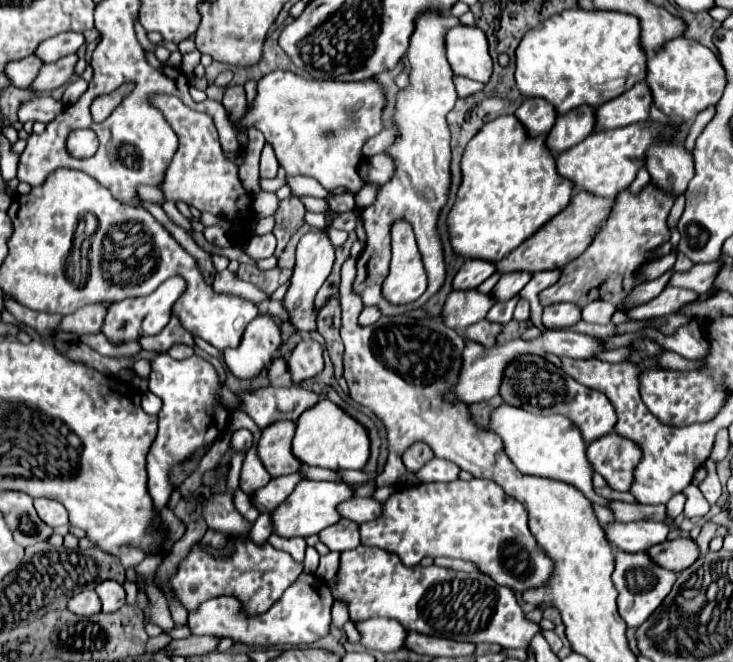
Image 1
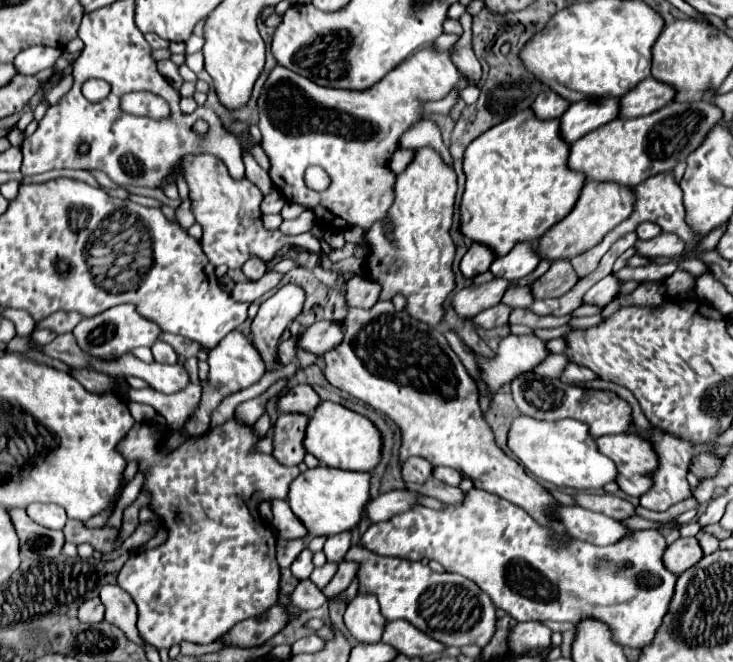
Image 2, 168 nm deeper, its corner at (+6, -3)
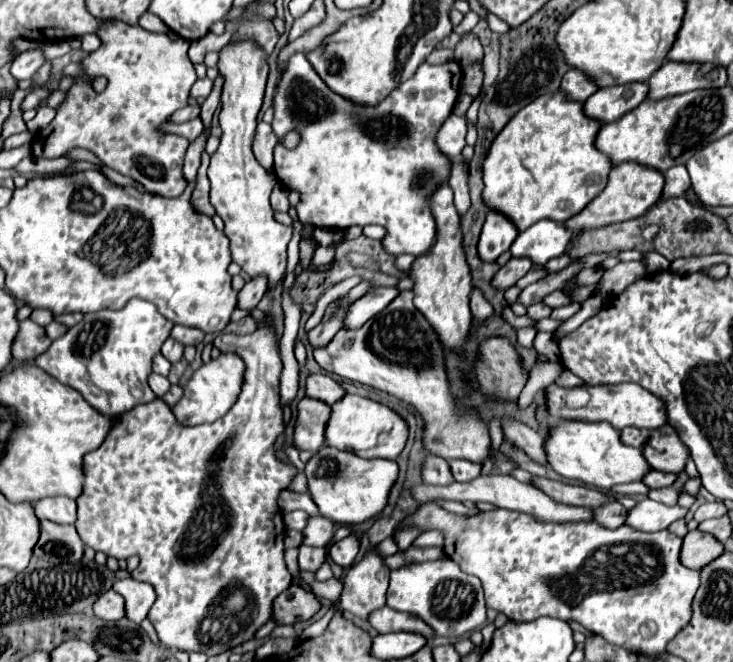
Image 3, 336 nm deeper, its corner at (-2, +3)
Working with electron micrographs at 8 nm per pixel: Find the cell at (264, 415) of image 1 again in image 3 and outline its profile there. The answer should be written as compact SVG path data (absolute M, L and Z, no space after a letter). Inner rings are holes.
M316 373L316 375L310 375L306 379L306 395L314 397L314 399L320 399L320 401L324 401L328 405L334 405L336 401L340 401L346 395L346 391L330 375Z

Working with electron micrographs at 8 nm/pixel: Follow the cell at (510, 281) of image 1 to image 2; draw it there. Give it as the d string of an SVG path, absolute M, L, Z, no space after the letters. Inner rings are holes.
M518 243L508 255L494 259L490 271L494 273L494 277L506 279L510 283L524 275L530 275L540 263L538 255L532 249L532 243Z

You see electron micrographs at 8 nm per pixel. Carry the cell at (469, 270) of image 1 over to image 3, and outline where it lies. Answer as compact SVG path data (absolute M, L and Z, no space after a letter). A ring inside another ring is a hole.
M488 213L482 227L478 253L484 261L496 261L498 255L510 249L516 237L518 229L512 225L512 221L508 221L508 217L500 217L500 213Z

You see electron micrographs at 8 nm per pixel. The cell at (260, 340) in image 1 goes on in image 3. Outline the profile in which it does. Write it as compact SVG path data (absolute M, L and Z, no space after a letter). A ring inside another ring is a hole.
M232 353L220 355L216 361L210 361L202 365L198 371L194 371L192 379L184 387L182 399L172 407L172 413L180 425L202 425L212 423L220 419L236 401L240 387L242 387L242 373L244 373L244 361Z

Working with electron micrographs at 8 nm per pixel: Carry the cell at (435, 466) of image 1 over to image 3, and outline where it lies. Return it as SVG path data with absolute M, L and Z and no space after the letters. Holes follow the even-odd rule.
M452 459L450 469L452 469L452 475L456 481L472 481L474 477L478 477L482 473L480 463L472 463L472 461L464 461L464 459Z

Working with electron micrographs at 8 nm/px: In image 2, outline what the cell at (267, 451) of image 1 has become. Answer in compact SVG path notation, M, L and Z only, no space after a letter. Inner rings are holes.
M282 413L276 419L274 435L272 435L272 443L274 443L272 457L280 465L292 467L304 461L306 451L302 447L302 439L304 439L306 425L308 425L308 417L298 413L288 413L288 415Z

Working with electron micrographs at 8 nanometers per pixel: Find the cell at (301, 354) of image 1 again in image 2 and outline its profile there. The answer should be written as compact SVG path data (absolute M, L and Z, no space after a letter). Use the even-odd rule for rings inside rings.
M316 321L312 327L300 333L296 347L304 351L312 351L314 355L324 355L332 347L336 347L344 337L344 329L340 323Z

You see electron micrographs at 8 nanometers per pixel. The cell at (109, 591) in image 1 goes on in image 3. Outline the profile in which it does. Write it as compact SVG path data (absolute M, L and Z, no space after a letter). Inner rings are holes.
M120 579L114 583L112 587L116 593L120 593L126 601L126 617L134 623L142 623L142 619L146 619L150 607L156 601L156 593L154 587L136 579Z

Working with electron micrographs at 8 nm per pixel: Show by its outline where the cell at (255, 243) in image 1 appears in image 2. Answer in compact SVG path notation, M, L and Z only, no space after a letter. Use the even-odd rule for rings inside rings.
M252 257L252 259L248 259L248 263L244 263L242 271L244 271L244 275L246 275L248 279L258 281L258 279L268 271L268 263L264 263L264 259Z

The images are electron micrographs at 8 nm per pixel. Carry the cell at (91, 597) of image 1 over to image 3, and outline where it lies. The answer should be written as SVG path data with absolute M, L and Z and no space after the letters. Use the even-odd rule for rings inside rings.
M110 589L94 603L94 613L96 613L96 617L100 617L104 621L118 621L118 619L126 617L124 599L116 591Z

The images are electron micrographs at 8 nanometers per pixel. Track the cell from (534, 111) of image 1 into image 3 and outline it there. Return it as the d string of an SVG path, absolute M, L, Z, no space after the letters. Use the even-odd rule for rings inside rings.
M570 69L562 79L562 89L568 93L570 99L586 101L592 93L598 91L598 85L594 81L590 81L590 77L584 71Z

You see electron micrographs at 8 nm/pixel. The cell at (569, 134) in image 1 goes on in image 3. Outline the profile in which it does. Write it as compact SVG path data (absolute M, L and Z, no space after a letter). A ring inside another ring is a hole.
M614 85L596 91L584 103L584 111L588 117L598 119L602 123L610 123L620 119L624 113L638 107L648 97L648 85Z

